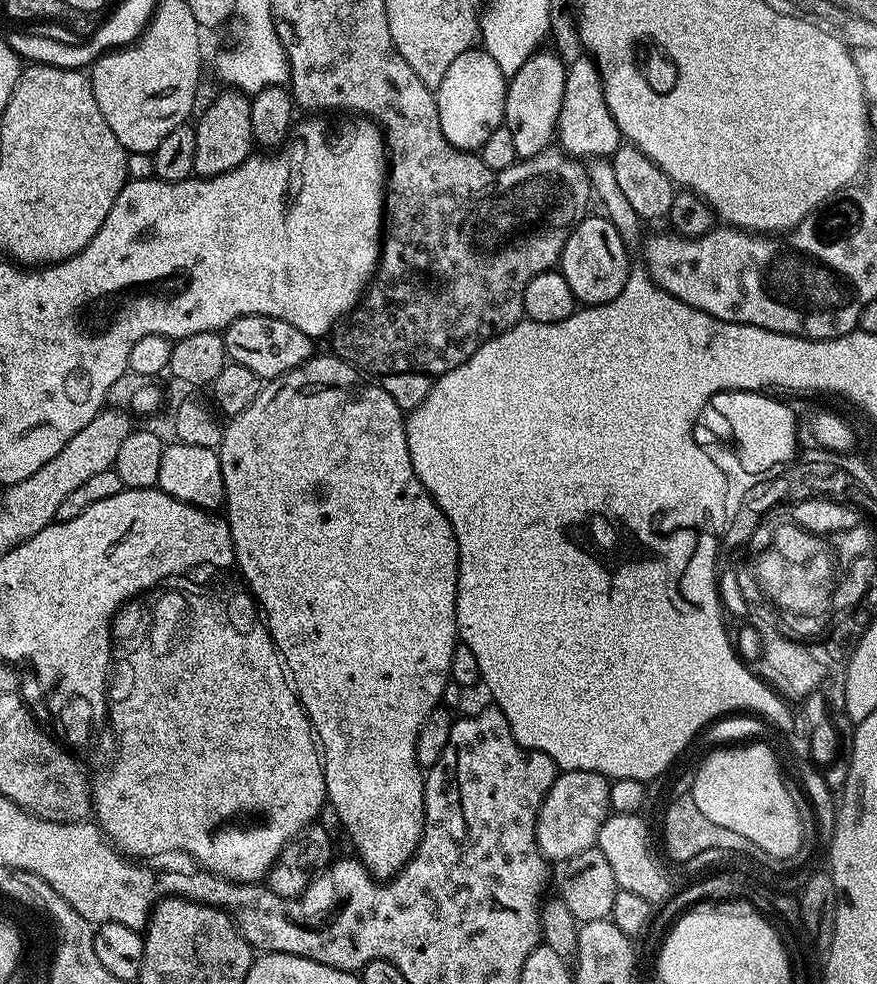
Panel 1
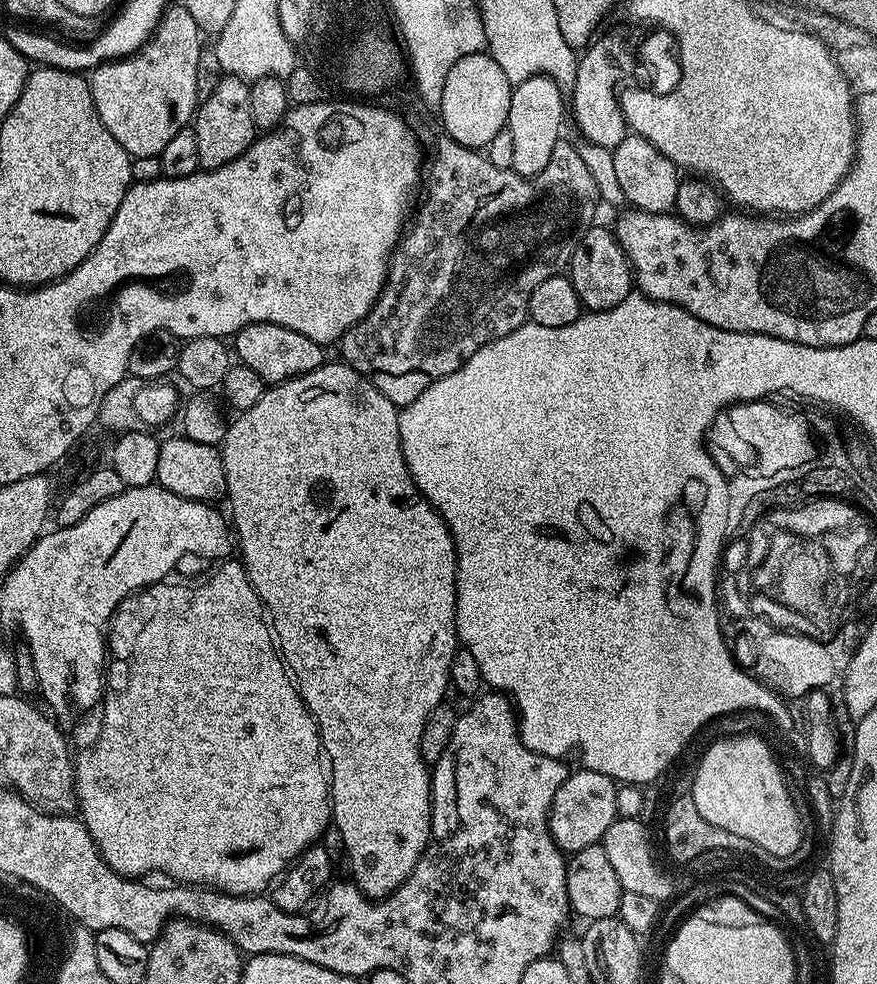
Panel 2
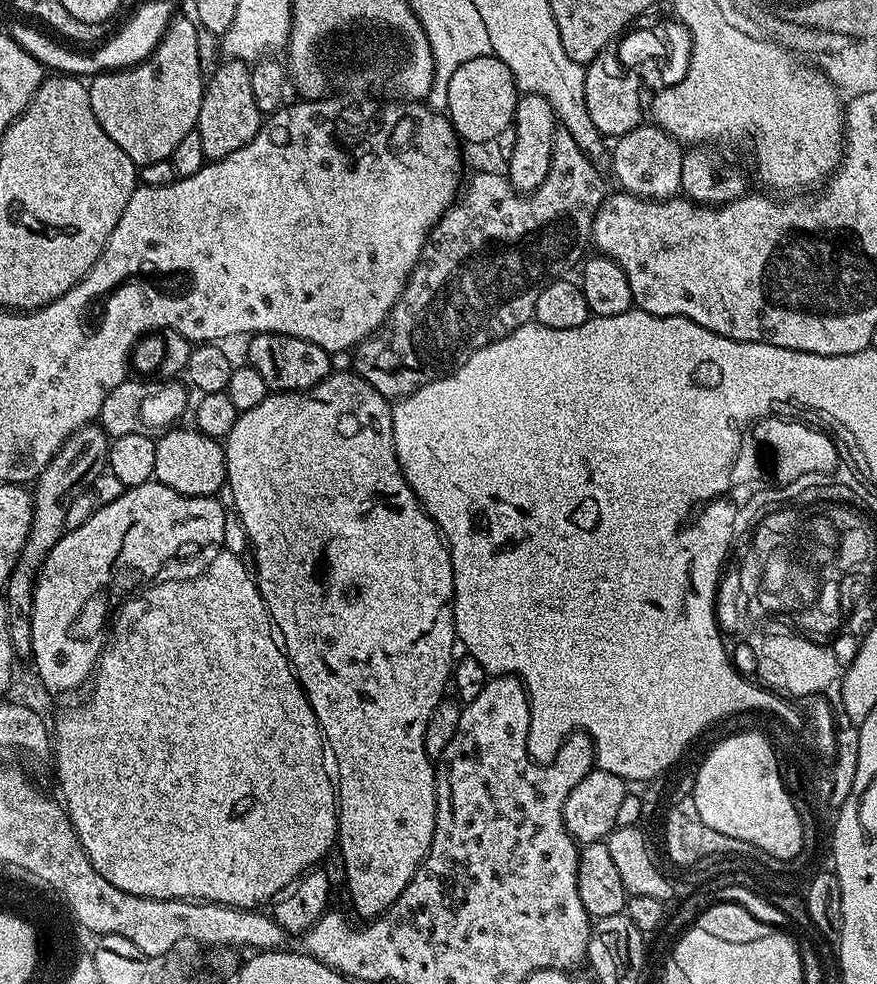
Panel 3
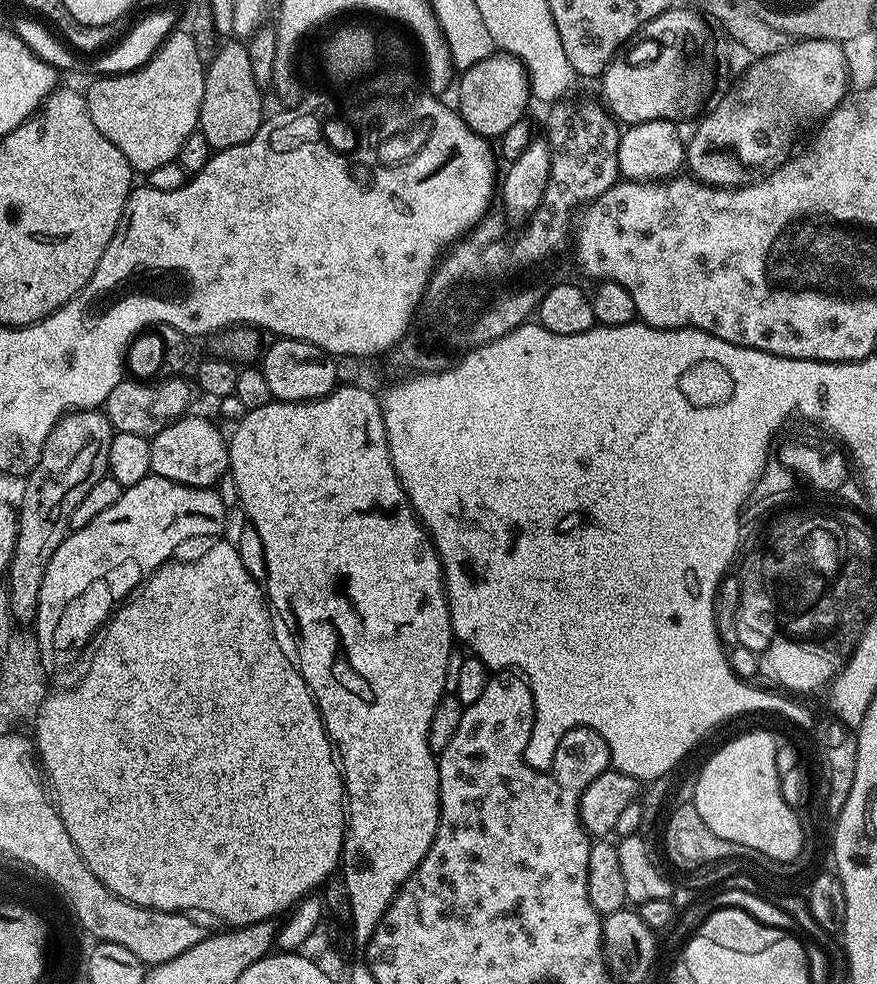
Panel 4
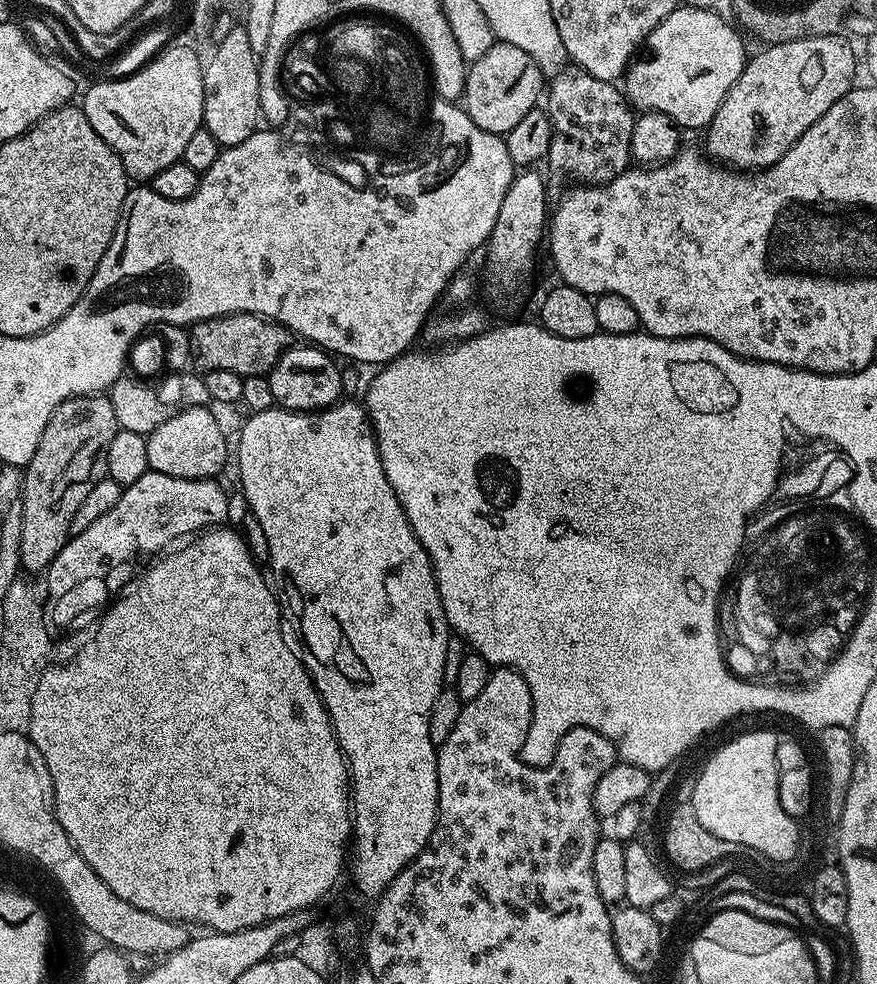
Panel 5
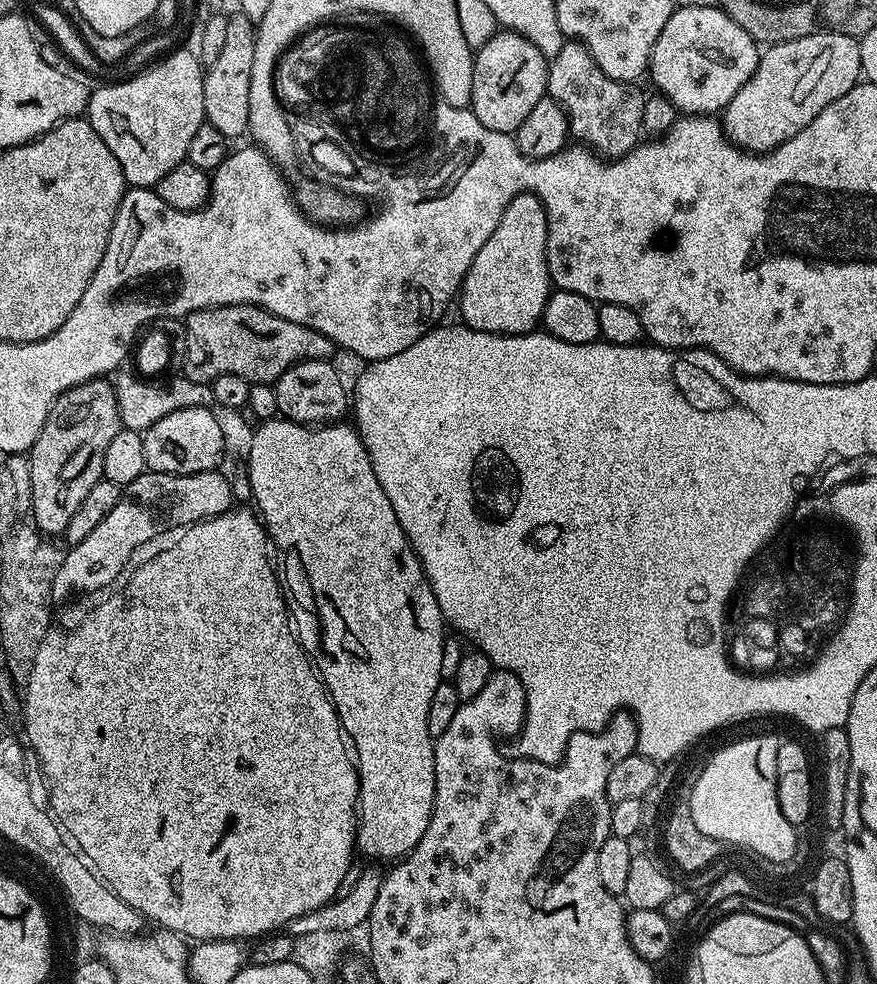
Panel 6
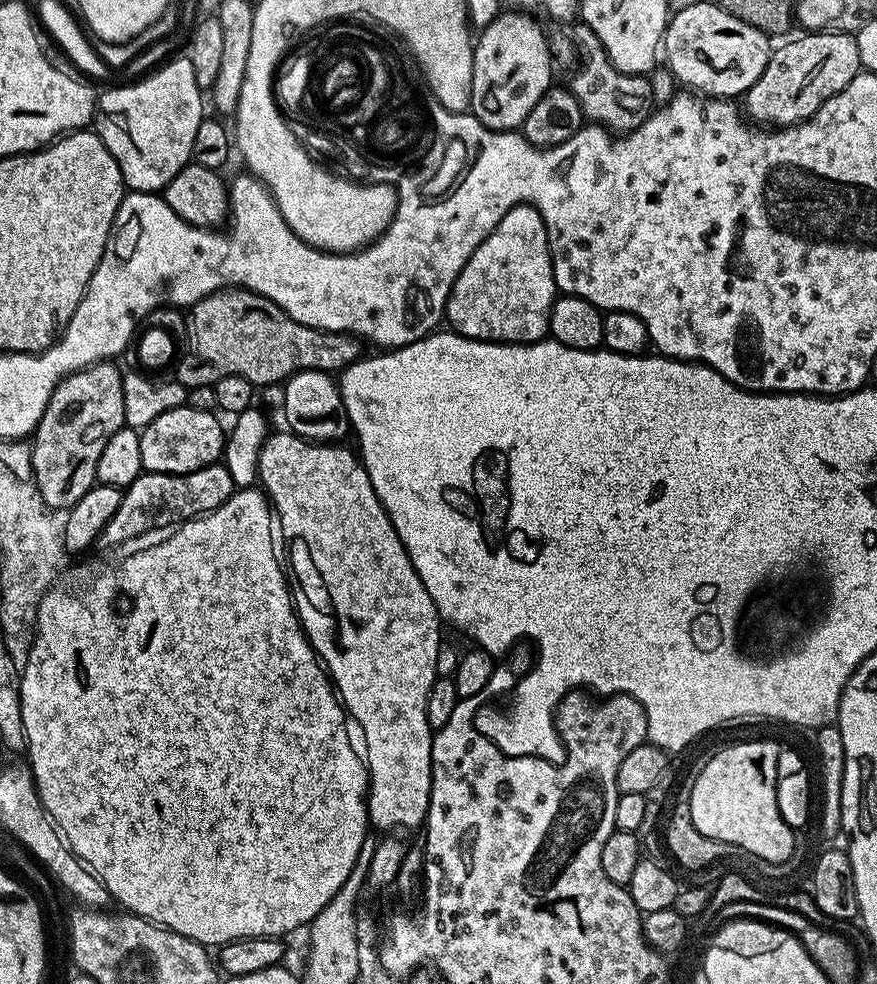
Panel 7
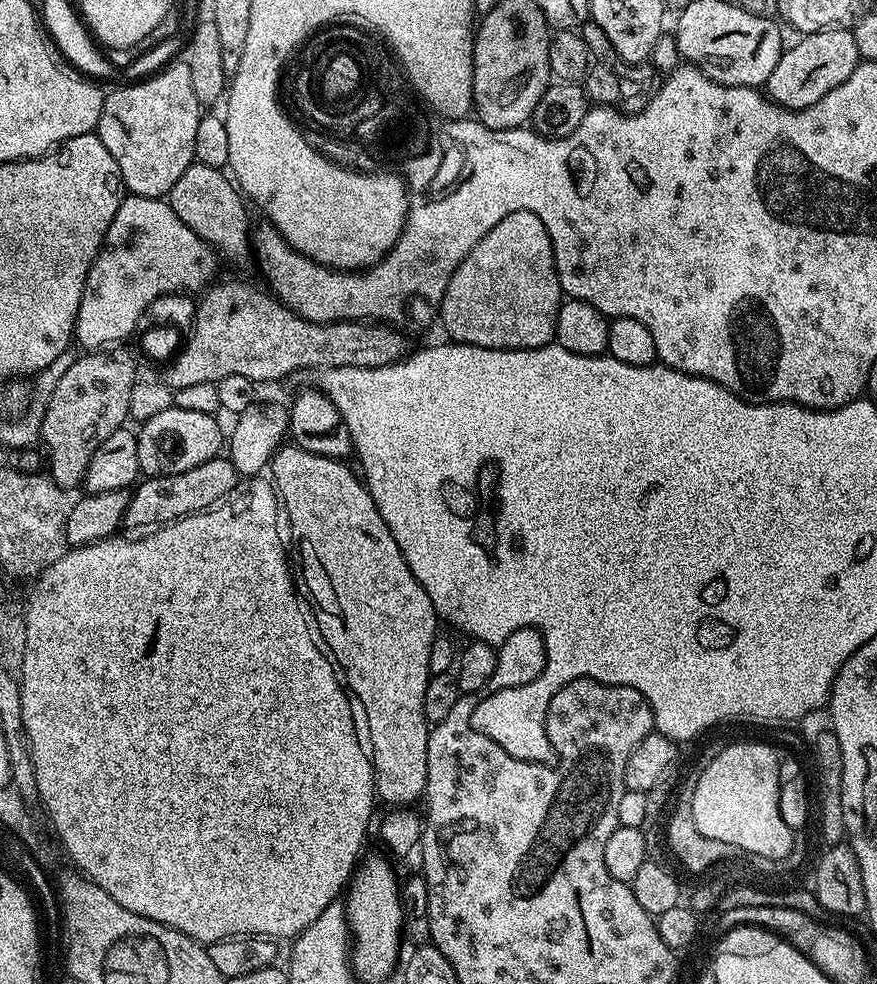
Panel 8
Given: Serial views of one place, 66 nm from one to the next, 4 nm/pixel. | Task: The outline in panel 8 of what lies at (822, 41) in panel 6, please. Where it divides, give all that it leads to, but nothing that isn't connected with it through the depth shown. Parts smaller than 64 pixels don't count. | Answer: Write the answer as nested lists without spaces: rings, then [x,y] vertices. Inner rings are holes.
[[[828,28],[824,32],[801,35],[796,45],[785,47],[778,58],[778,66],[774,66],[774,74],[770,74],[766,85],[766,95],[774,104],[782,108],[809,108],[814,106],[830,90],[842,86],[846,78],[861,63],[858,46],[854,42],[851,31],[847,28]]]

